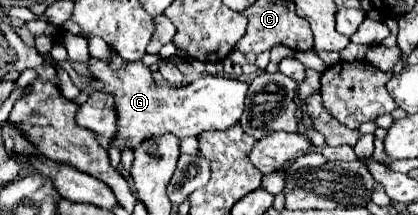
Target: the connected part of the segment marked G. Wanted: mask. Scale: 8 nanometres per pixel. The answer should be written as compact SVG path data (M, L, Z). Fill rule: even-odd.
M90 60L90 70L96 76L94 86L88 86L84 92L104 90L116 96L116 112L118 112L118 134L116 146L122 150L130 146L132 150L144 140L152 136L160 136L166 132L176 134L180 140L186 136L198 136L206 130L226 130L236 124L244 112L244 98L248 92L248 84L236 78L226 76L210 76L204 74L198 80L174 88L174 86L156 86L152 80L152 72L142 62L130 62L124 70L110 70L108 60Z

